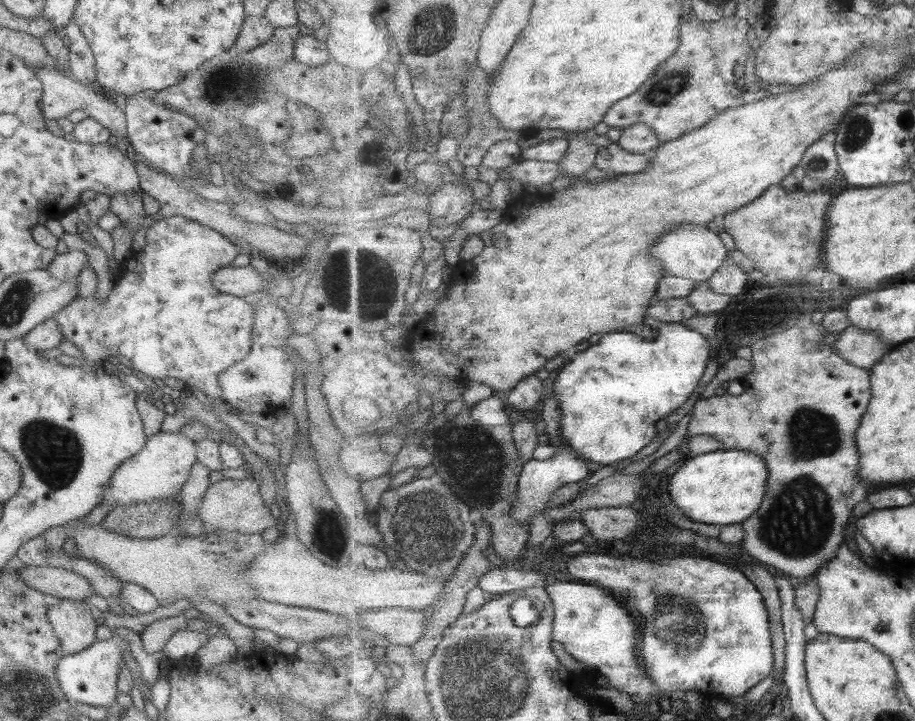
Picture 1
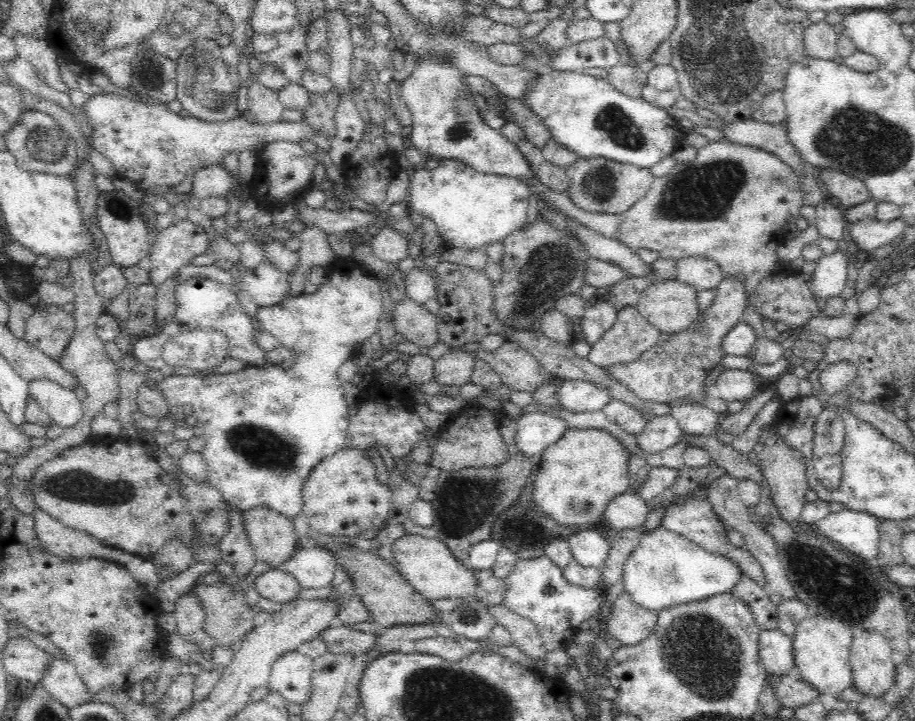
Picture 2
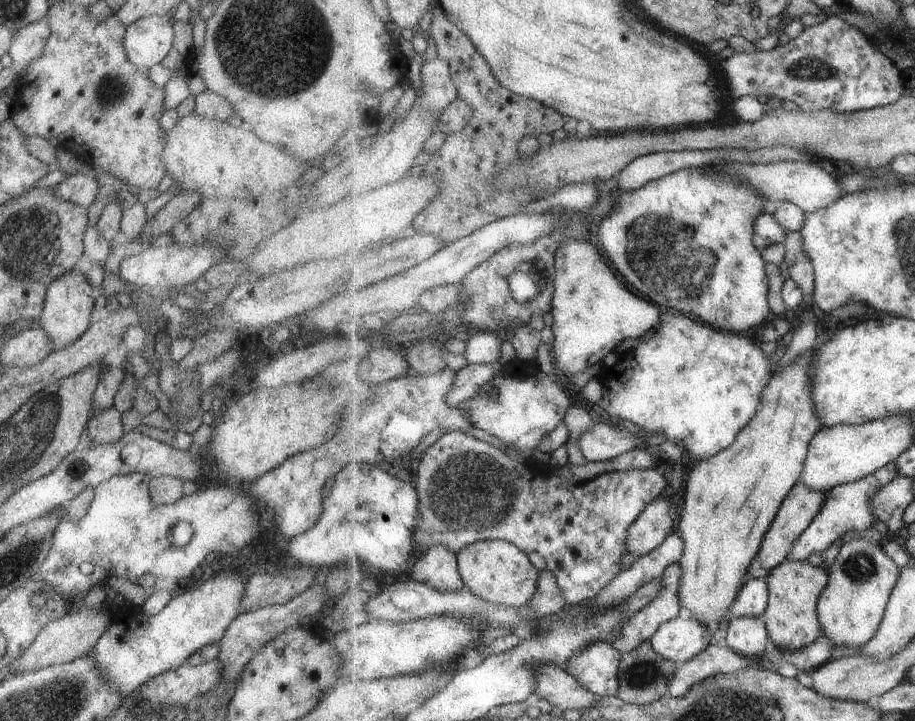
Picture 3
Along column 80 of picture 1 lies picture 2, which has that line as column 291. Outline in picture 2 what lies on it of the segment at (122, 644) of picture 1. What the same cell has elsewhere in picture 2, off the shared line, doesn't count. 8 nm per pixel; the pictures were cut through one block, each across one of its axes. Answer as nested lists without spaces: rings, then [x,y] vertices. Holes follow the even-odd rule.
[[[290,650],[273,662],[268,692],[276,691],[286,703],[303,705],[309,696],[313,659],[298,650]]]

